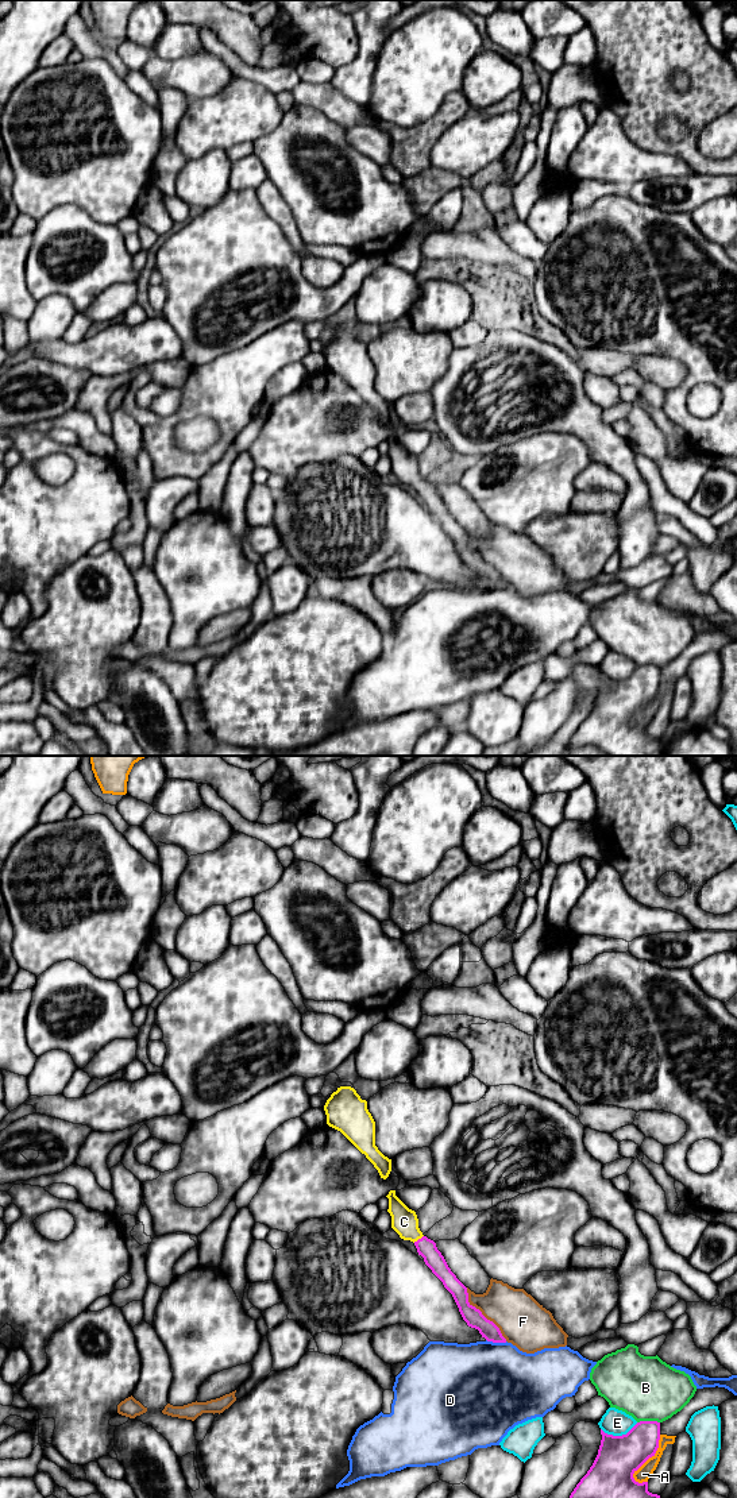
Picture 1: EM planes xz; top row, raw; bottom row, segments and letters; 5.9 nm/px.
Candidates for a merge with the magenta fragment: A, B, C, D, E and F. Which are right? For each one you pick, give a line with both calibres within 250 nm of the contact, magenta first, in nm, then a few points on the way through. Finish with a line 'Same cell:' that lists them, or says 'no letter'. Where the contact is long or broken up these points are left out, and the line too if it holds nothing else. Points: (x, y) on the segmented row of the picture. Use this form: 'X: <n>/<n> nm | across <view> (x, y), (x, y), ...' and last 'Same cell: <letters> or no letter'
C: 110/160 nm | across xz (425, 1247), (419, 1239), (404, 1222)
Same cell: C

